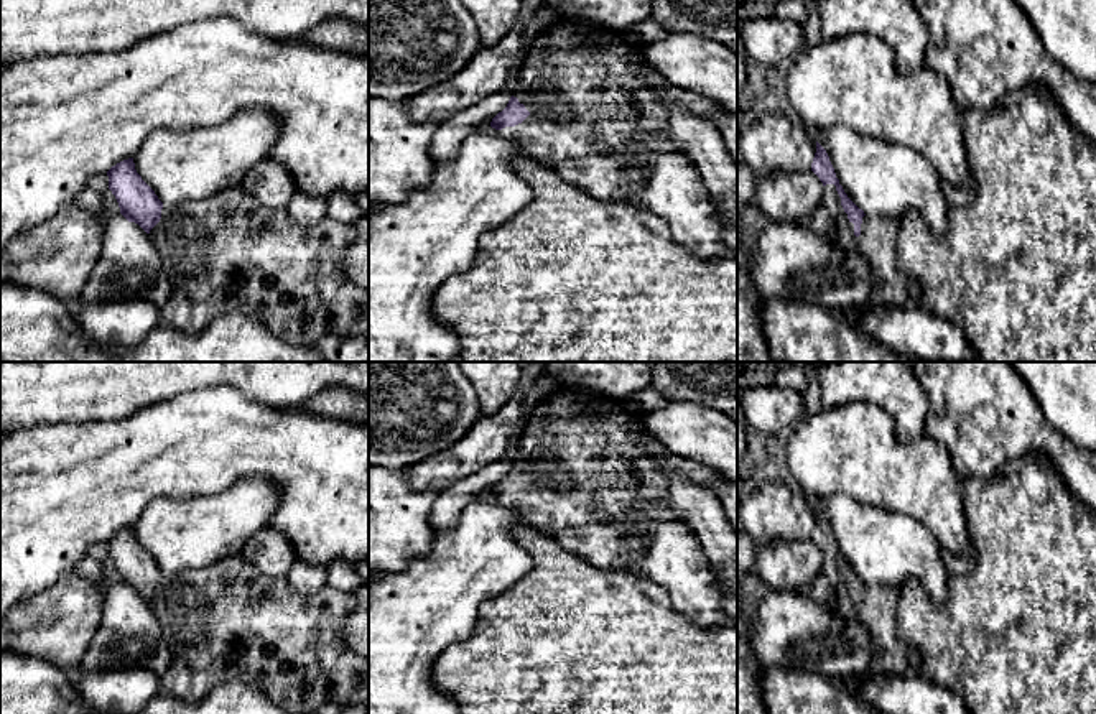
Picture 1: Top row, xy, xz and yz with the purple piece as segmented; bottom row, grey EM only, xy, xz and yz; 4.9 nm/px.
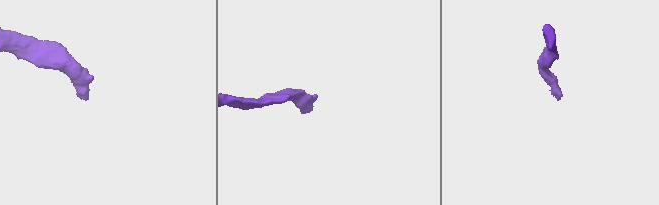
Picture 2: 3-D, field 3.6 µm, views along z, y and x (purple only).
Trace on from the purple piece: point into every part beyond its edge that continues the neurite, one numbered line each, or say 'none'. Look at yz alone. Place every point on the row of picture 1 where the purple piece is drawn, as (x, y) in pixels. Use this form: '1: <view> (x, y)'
1: yz (877, 242)

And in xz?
1: xz (593, 97)

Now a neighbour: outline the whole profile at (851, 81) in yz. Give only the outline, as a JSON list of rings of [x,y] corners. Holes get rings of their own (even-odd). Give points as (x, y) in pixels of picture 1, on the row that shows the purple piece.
[[[851,33],[805,48],[785,84],[790,107],[813,132],[846,127],[917,151],[948,184],[973,179],[961,112],[946,79],[928,67],[900,74],[877,36]]]

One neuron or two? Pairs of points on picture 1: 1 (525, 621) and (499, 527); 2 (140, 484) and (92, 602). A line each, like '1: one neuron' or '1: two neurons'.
1: two neurons
2: two neurons

